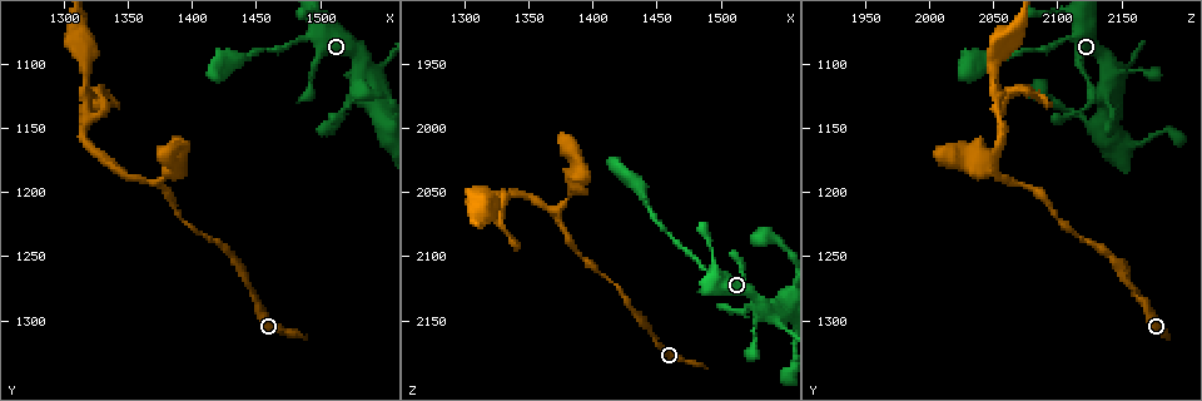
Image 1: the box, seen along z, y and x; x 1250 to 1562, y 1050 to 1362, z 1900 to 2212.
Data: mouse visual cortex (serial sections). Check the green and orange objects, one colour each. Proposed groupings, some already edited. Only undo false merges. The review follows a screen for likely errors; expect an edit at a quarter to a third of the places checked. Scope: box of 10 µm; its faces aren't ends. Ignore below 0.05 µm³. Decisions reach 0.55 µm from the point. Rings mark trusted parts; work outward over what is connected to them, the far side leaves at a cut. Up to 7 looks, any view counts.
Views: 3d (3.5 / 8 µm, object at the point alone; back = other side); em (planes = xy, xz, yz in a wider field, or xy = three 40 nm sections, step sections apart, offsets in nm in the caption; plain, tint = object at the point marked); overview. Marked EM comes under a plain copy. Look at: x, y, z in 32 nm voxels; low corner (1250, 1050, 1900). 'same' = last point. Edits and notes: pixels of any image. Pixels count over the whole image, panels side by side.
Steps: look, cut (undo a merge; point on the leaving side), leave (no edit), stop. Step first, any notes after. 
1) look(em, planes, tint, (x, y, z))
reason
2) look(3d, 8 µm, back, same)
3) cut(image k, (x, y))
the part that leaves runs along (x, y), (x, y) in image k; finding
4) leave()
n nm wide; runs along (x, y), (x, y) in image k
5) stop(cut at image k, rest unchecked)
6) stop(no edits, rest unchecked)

look(3d, 3.5 µm, (1486, 1080, 2106))
thick turns thin

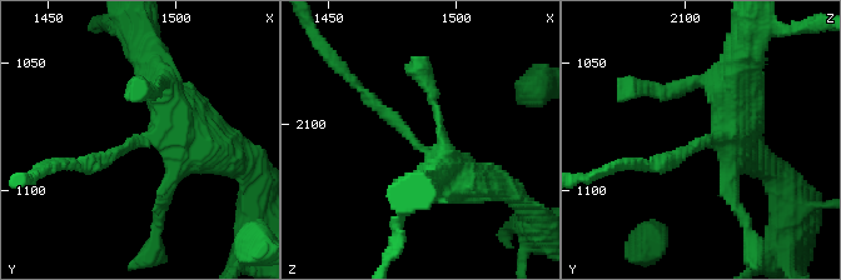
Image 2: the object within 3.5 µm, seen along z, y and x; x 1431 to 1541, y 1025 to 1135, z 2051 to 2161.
leave()
arms of 200, 450 nm; runs along (486, 180), (436, 161), (359, 88) in image 2; continuous, no second cell

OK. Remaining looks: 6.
look(3d, 3.5 µm, (1372, 1192, 2068))
a fork

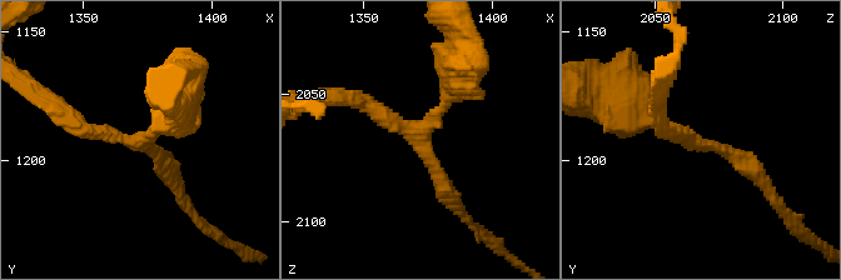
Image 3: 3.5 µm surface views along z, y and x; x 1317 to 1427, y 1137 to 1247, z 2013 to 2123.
look(em, xy, step 5, tint, (1373, 1193, 2068))
3 arms; arms of 200, 200, 200 nm; now the EM

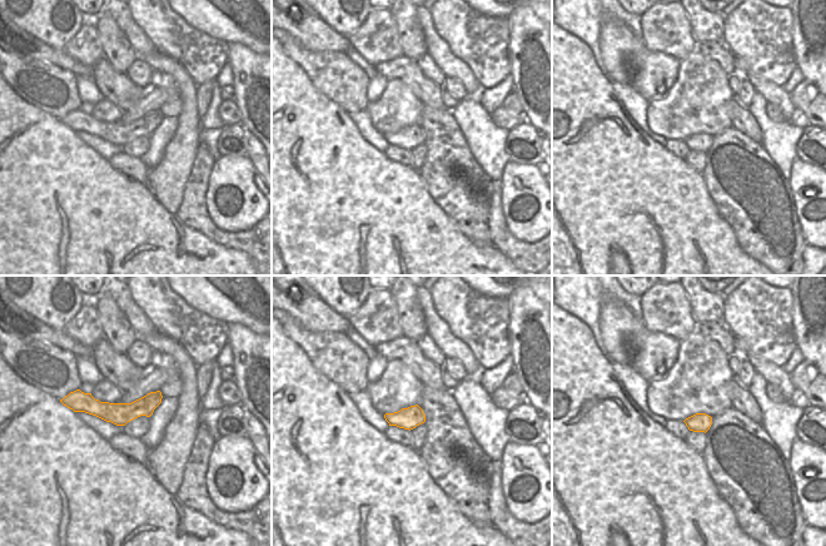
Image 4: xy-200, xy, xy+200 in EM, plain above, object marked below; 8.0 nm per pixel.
leave()
180 nm wide; runs along (158, 395), (134, 410), (71, 405) in image 4; one cell here

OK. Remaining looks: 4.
look(3d, 3.5 µm, (1316, 1146, 2058))
arms part here

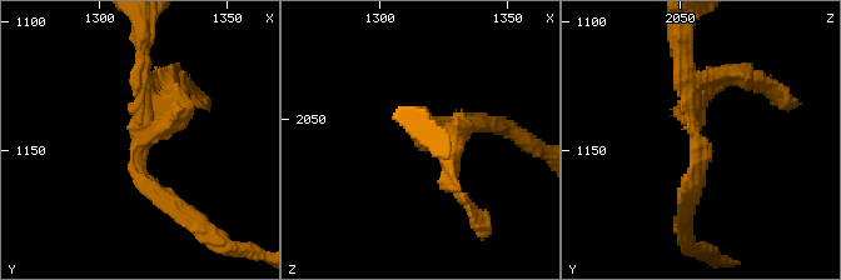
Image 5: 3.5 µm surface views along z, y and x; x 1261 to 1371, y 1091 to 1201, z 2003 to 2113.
cut(image 5, (456, 188))
3 arms; the part that leaves runs along (449, 130), (453, 191), (464, 200) in image 5; two cells meet here

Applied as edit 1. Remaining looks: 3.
stop(cut at image 5, rest unchecked)

